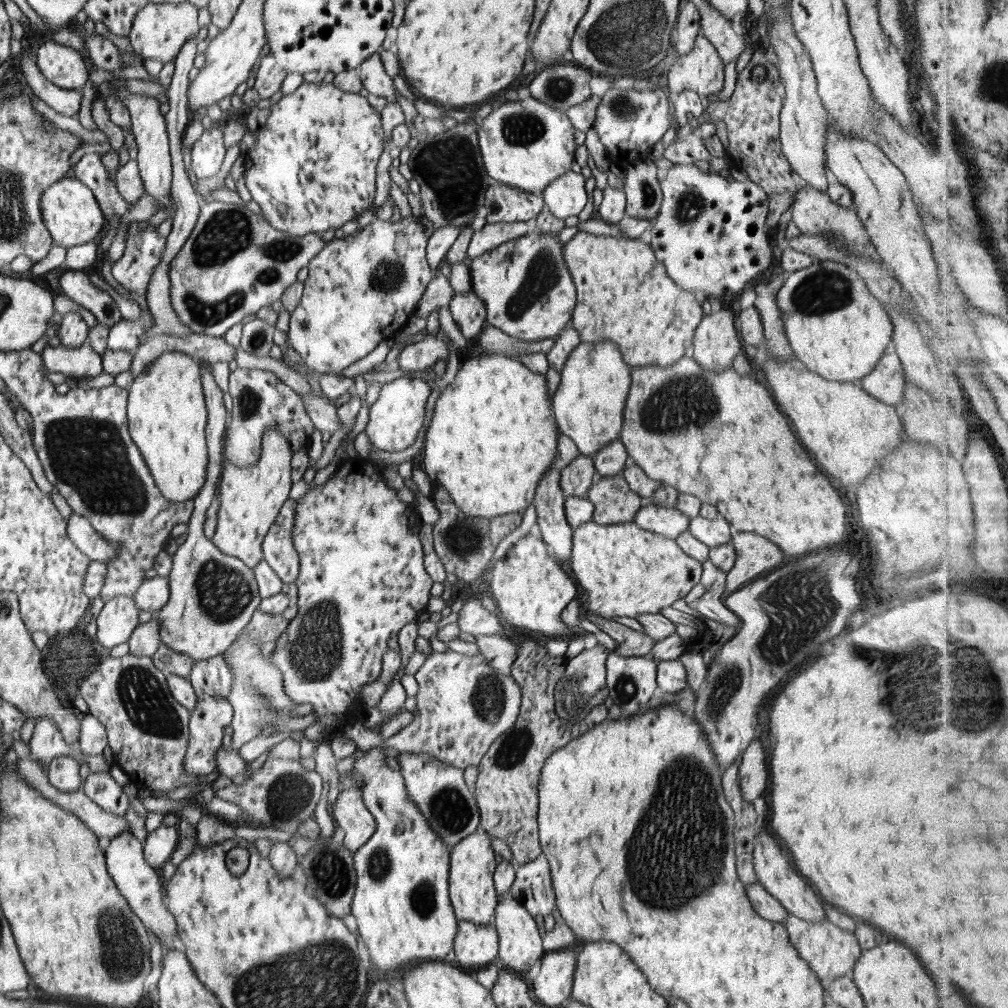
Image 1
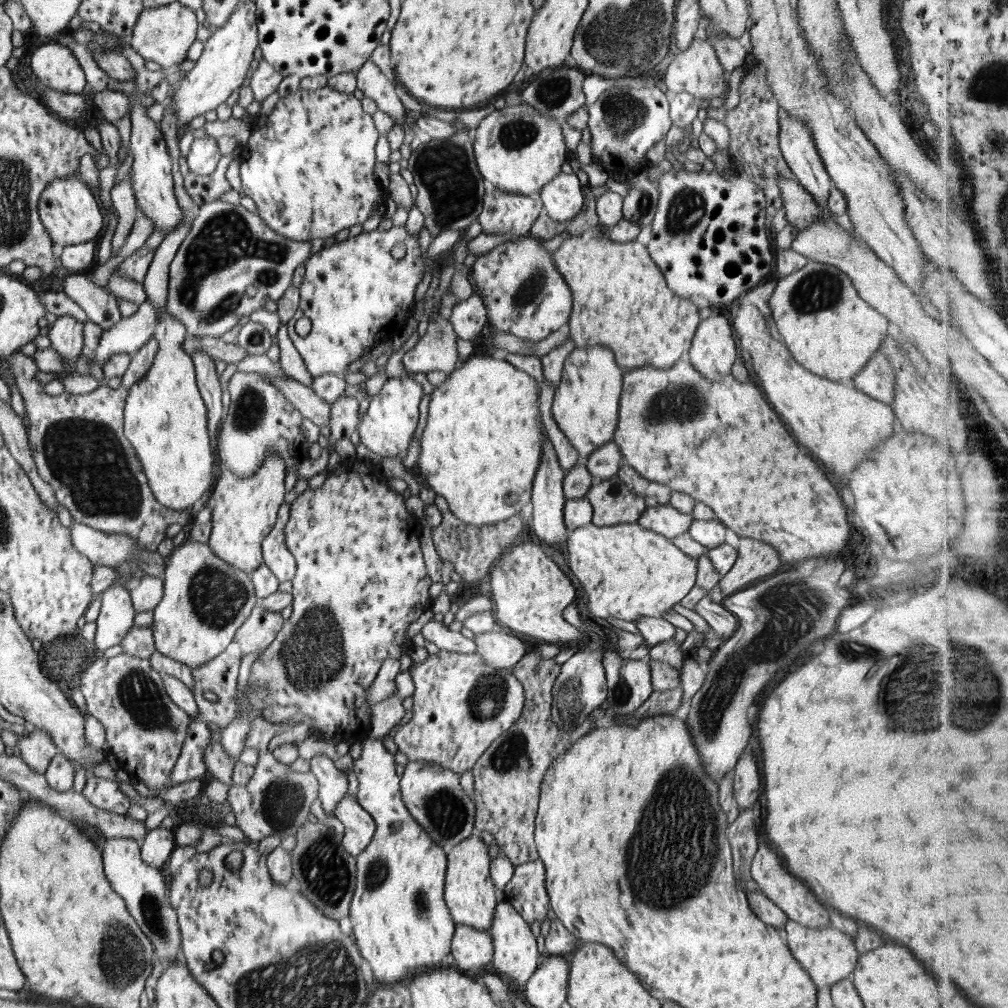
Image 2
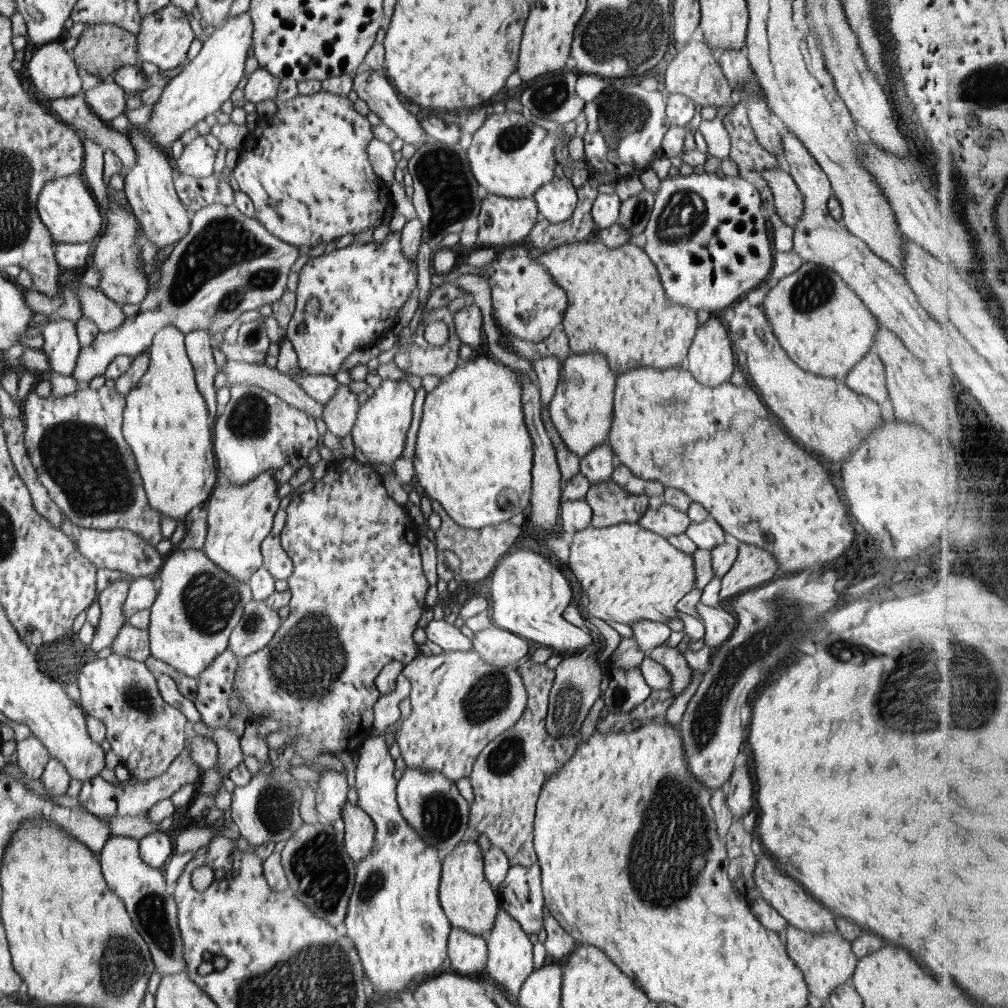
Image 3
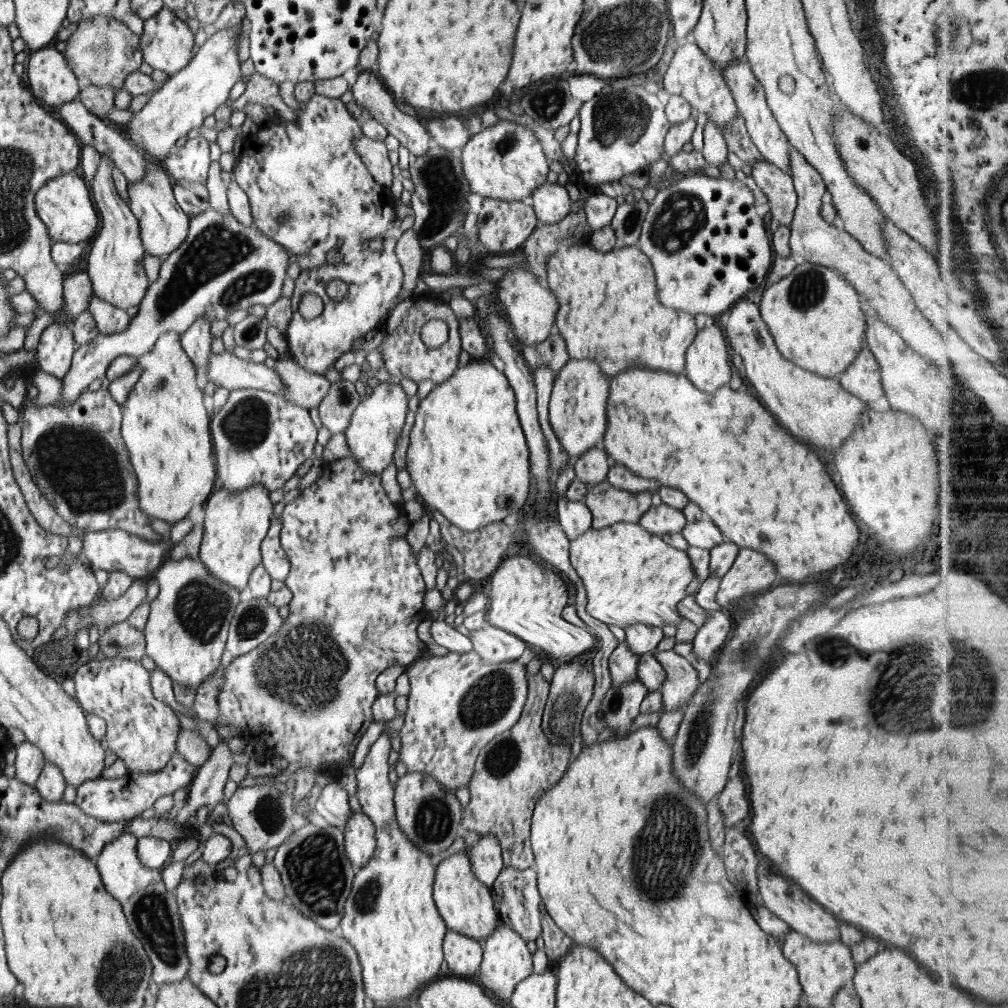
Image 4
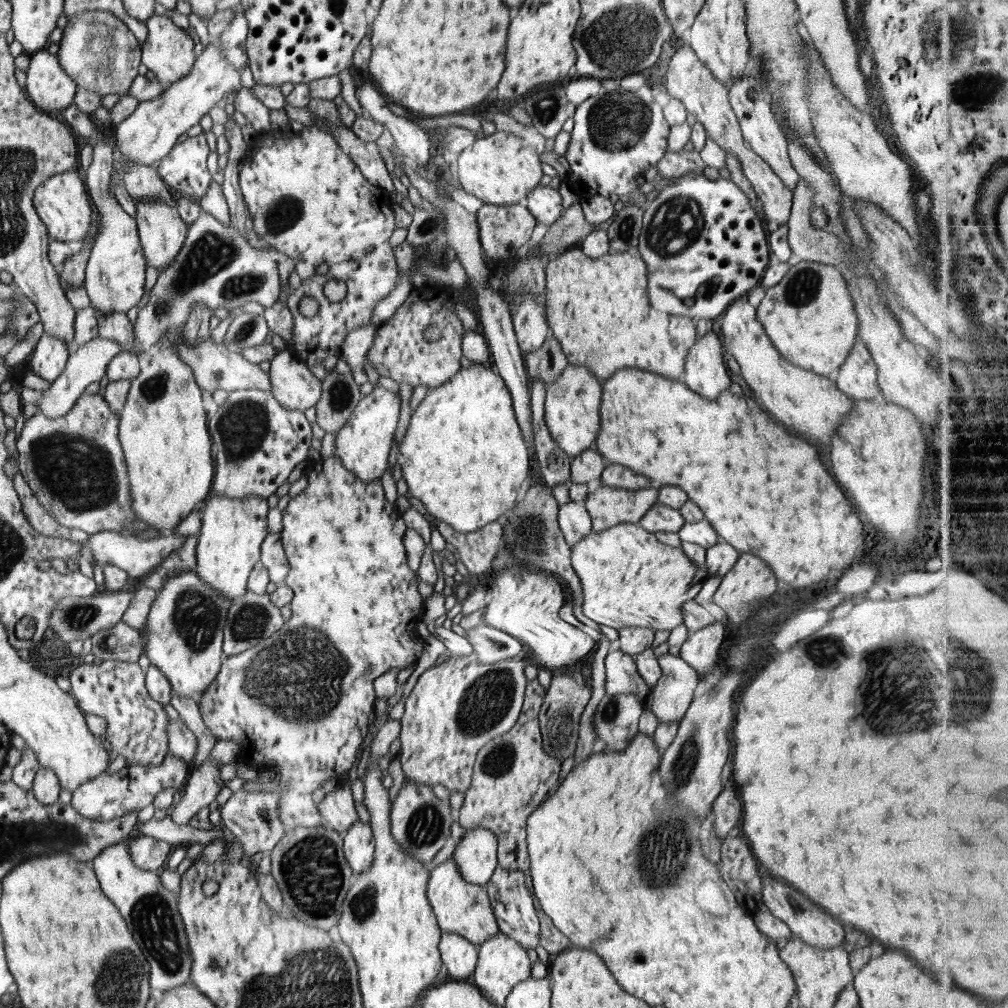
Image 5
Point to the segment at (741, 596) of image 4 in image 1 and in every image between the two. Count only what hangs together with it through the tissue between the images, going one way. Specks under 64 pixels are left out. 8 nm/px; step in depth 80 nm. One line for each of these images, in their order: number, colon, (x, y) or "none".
1: (755, 555)
2: (755, 560)
3: (753, 567)

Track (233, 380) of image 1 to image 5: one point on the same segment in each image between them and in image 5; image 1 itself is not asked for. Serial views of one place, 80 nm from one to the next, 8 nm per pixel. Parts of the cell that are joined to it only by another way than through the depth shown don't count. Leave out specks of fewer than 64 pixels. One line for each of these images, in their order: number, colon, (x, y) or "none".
2: (260, 420)
3: (257, 431)
4: (259, 438)
5: (256, 441)

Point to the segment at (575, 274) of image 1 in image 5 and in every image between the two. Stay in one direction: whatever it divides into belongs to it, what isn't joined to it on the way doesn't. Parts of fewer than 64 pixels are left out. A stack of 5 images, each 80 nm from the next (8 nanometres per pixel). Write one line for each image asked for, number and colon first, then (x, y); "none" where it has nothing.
2: (621, 300)
3: (616, 303)
4: (609, 311)
5: (598, 308)

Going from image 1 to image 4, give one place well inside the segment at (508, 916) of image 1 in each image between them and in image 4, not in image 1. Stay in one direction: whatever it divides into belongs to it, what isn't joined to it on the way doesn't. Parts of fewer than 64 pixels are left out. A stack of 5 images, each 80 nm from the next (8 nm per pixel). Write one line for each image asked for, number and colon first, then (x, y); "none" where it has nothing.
2: (516, 957)
3: (510, 963)
4: (506, 961)

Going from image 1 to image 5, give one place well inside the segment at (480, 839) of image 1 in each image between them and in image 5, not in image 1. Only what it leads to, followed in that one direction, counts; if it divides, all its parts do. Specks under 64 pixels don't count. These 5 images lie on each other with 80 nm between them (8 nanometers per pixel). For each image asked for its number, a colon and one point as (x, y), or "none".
2: (470, 893)
3: (470, 902)
4: (466, 905)
5: (464, 908)

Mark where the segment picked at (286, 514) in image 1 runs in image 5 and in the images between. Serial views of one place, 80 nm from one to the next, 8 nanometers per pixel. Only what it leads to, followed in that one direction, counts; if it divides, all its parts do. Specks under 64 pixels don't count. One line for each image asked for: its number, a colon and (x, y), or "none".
2: (276, 556)
3: (275, 559)
4: (274, 559)
5: (273, 558)

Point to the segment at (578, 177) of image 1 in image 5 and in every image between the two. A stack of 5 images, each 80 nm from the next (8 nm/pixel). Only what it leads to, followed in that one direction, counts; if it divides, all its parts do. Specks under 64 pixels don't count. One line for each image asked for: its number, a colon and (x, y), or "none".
2: (563, 197)
3: (556, 200)
4: (551, 201)
5: (545, 203)

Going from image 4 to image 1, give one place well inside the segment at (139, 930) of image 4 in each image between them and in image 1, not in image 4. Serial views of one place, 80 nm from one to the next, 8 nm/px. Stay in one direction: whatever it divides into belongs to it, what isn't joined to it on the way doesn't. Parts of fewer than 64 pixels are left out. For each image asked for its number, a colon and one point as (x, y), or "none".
1: (137, 881)
2: (143, 887)
3: (143, 889)

